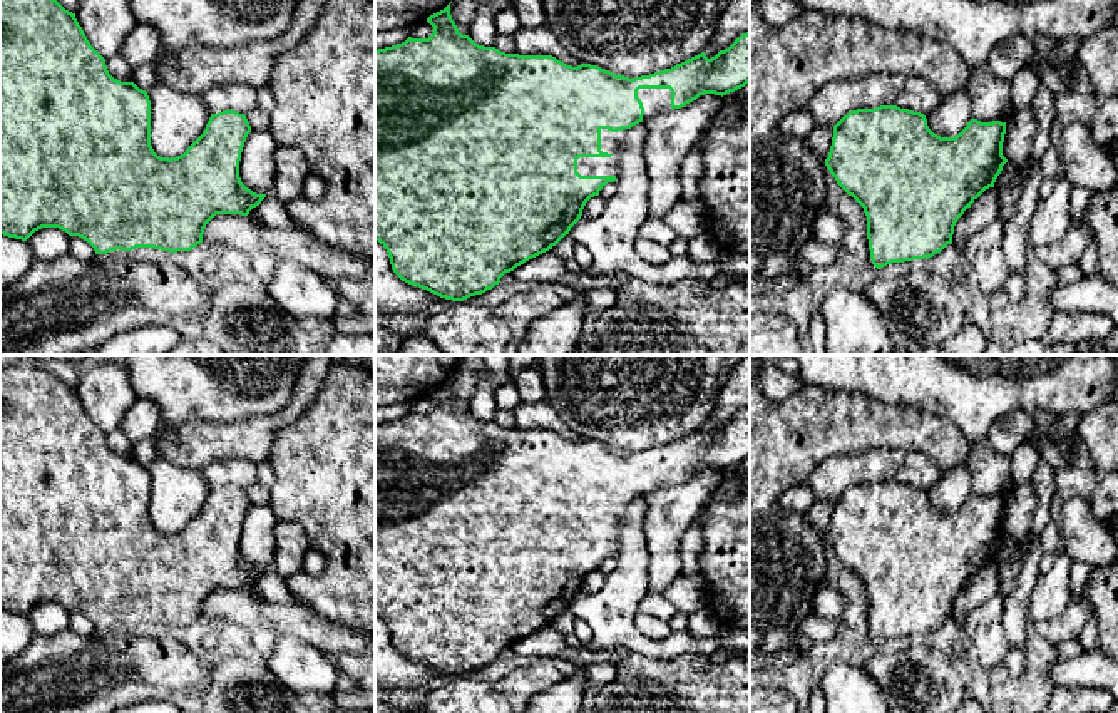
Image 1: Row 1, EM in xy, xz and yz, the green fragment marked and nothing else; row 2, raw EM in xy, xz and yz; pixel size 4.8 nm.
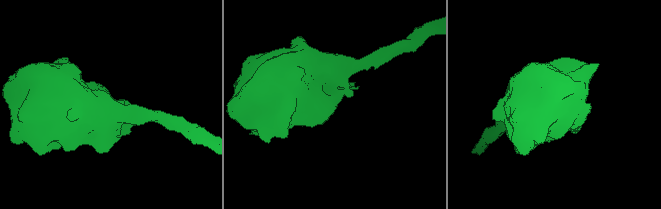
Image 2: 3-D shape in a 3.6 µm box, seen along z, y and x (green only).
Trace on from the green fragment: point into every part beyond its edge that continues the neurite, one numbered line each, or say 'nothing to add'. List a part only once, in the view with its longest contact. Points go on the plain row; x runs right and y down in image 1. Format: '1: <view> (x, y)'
1: xz (611, 518)

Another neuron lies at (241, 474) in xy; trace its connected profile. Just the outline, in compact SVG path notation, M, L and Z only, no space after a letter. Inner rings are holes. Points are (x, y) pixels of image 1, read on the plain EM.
M249 460L214 462L204 467L201 474L211 489L236 485L246 490L256 484L256 464Z

